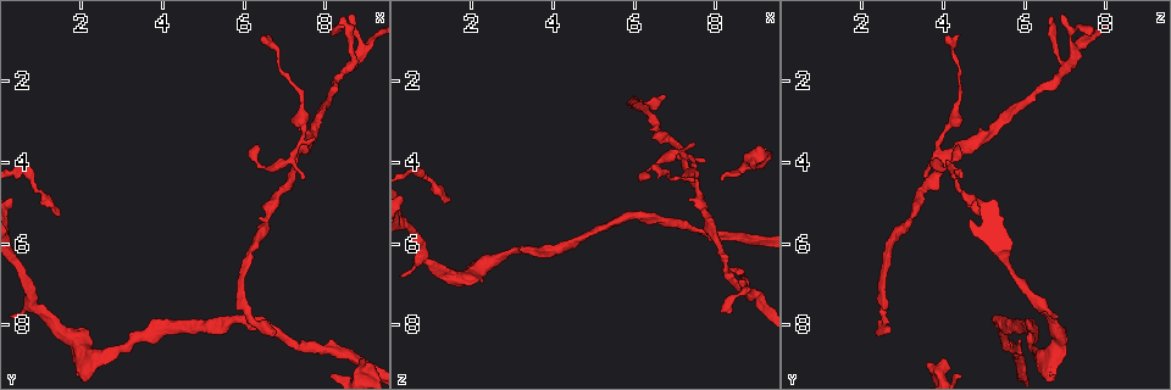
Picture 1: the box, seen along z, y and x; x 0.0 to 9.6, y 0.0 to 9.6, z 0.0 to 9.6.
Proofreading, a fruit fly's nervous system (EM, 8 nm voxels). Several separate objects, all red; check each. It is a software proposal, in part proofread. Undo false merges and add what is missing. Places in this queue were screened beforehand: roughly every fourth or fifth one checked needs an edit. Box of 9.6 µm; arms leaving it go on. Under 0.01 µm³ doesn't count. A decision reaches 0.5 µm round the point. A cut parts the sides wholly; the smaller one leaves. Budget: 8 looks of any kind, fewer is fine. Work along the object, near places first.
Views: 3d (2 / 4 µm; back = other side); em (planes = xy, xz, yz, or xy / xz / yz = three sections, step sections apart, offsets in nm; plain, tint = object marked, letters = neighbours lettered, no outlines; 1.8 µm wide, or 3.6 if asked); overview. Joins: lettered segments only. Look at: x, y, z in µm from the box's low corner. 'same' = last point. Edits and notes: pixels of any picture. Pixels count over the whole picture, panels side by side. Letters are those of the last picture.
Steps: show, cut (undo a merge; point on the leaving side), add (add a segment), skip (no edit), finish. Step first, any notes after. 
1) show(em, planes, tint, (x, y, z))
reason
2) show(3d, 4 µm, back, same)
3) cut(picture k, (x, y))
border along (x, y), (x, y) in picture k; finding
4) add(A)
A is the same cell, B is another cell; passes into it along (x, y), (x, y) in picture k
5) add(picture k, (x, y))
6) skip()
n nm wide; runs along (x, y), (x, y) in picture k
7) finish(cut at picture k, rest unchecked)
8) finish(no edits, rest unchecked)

show(em, xy, step 16, tint, (2.15, 8.70, 6.60))
thick turns thin

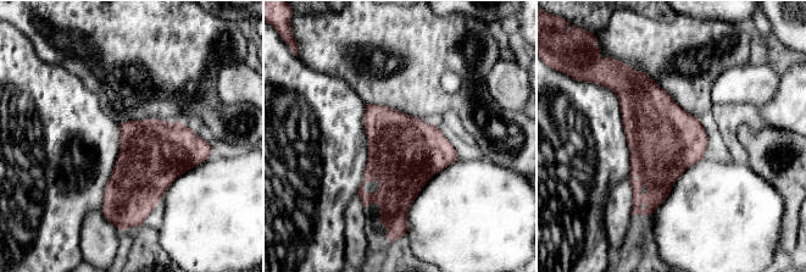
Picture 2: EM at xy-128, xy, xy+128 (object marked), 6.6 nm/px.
show(em, planes, letters, same)
cut it another way

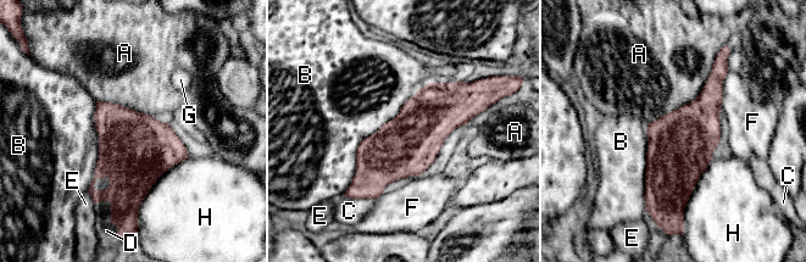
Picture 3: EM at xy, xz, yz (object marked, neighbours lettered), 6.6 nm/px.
add(D)
D is the same cell, A, B, C, E, F, G and H are other cells; passes into it along (126, 154), (96, 178), (100, 184) in picture 3; it goes on there

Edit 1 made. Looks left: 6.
show(em, planes, tint, (8.95, 1.25, 7.20))
abrupt turn

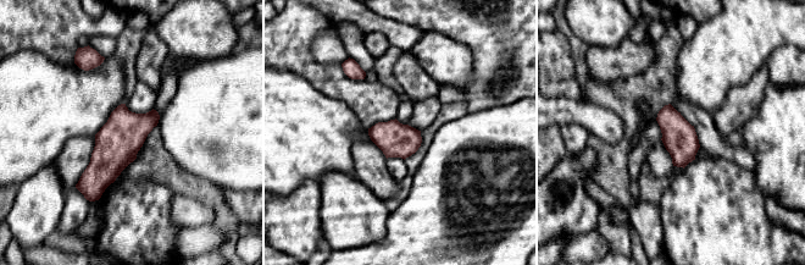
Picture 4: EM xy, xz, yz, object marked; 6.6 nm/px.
show(em, planes, letters, same)
see the neighbours

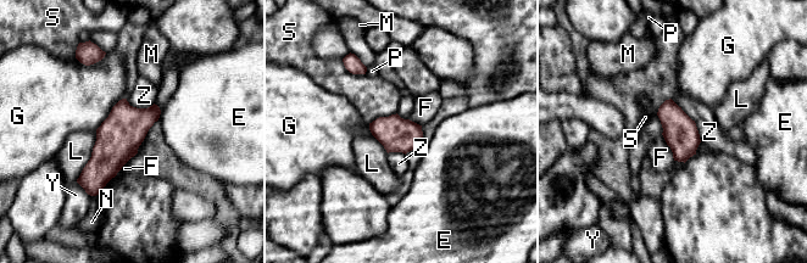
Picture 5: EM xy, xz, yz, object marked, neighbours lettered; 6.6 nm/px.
skip()
L touches over 360 nm; E, F, G, L, M, N, P, S, Y and Z are other cells; border along (662, 134), (674, 160) in picture 5; continuous, no second neuron

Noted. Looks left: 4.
show(3d, 4 µm, (6.80, 8.25, 2.40))
end of a long branch

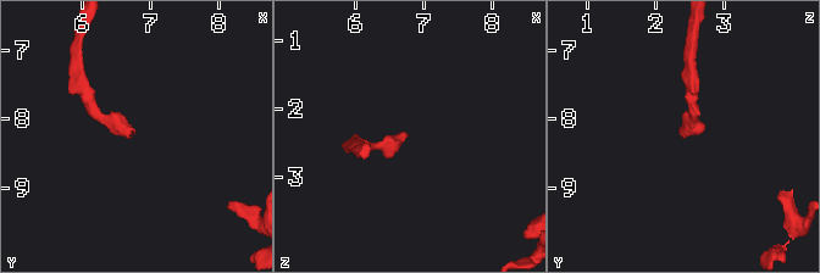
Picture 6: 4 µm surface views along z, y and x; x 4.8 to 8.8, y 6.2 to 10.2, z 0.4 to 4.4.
show(em, yz, step 16, tint, (6.80, 8.15, 2.35))

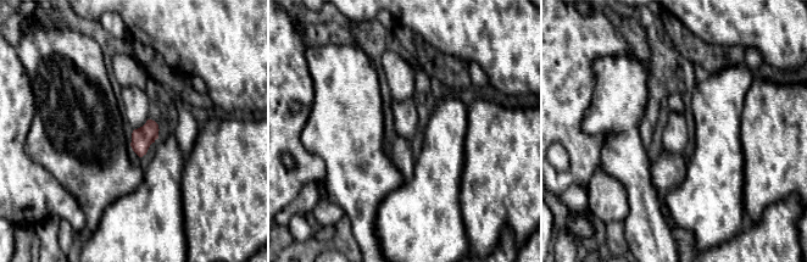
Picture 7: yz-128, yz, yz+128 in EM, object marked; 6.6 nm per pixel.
show(em, planes, letters, same)
cut it another way

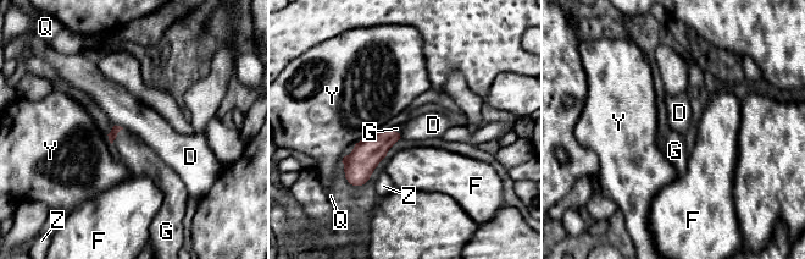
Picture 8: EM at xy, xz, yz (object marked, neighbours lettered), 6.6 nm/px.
add(G)
G is the same cell, D, F, Q, Y and Z are other cells; the neuron continues

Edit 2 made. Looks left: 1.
finish(add at picture 3, add at picture 8, rest unchecked)

